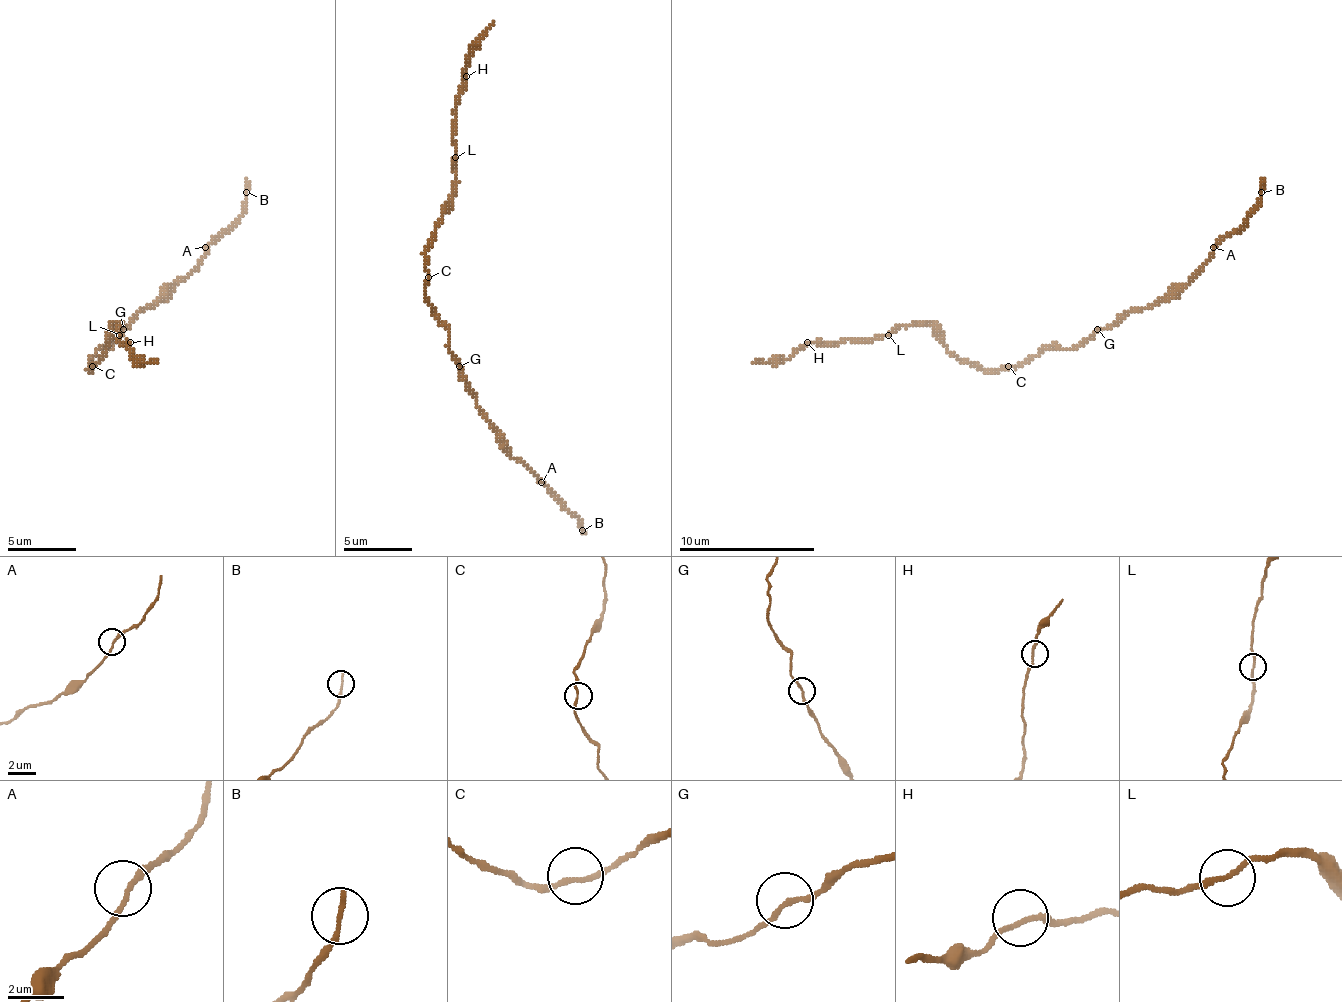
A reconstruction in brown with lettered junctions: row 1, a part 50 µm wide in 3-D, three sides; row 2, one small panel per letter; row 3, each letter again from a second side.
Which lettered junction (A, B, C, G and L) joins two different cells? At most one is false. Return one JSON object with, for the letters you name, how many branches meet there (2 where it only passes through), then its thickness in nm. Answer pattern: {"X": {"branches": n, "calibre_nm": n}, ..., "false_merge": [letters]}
{"false_merge": []}

